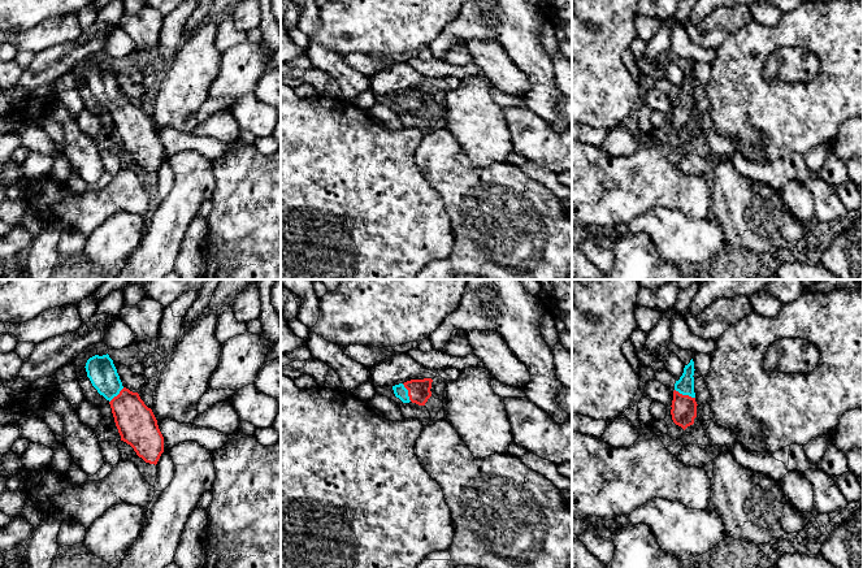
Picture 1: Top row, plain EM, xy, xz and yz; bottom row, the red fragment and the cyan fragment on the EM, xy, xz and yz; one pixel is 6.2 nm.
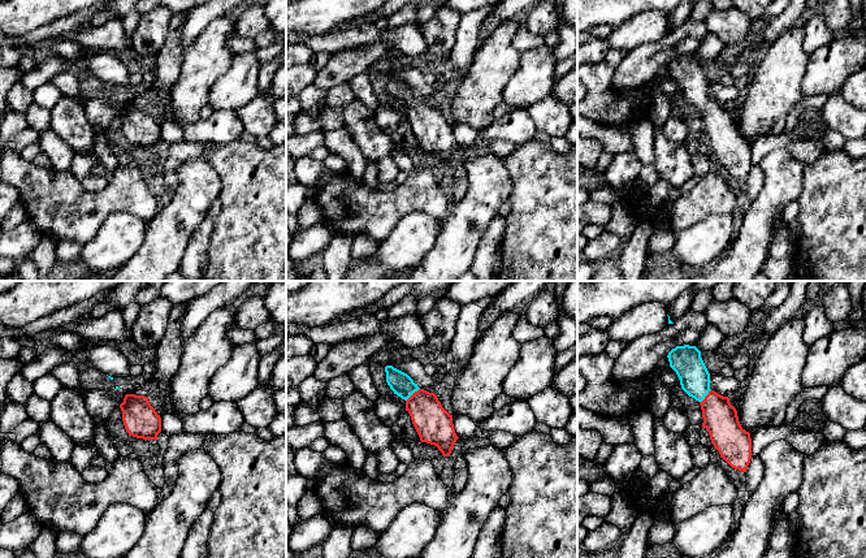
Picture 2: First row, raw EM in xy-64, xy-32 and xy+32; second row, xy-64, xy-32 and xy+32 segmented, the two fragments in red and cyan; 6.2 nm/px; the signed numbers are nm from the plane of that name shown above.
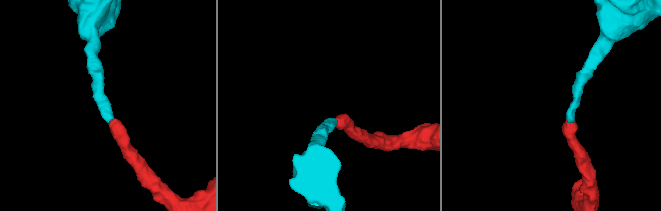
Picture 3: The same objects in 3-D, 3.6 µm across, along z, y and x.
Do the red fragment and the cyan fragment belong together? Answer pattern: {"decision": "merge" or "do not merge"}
{"decision": "merge"}

